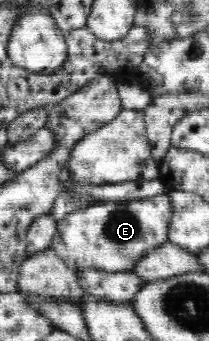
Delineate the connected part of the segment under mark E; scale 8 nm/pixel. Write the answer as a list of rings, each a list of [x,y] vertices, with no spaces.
[[[167,192],[147,200],[96,202],[89,208],[71,212],[62,220],[57,220],[58,230],[50,249],[63,259],[69,269],[77,273],[88,269],[107,273],[131,271],[143,256],[168,243],[168,229],[172,215],[173,206]]]

